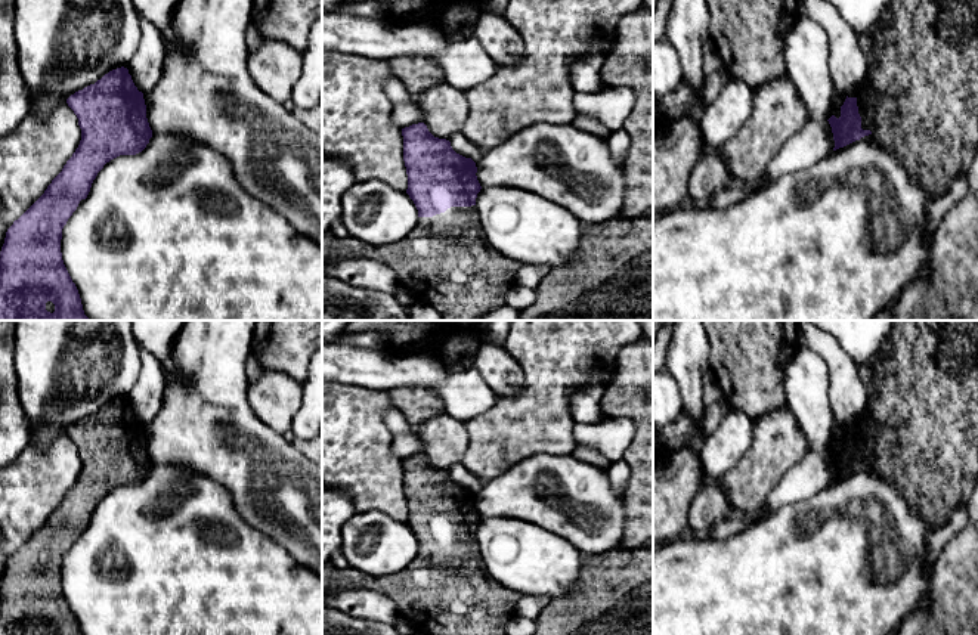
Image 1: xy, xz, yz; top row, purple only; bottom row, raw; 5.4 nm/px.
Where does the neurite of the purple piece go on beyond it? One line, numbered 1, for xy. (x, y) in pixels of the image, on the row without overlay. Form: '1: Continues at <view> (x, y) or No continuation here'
1: No continuation here

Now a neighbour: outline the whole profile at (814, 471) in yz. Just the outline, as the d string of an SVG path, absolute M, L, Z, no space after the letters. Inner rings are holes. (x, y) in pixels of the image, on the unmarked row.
M826 449L810 450L789 468L770 492L765 507L773 512L784 505L808 499L833 483L835 471Z

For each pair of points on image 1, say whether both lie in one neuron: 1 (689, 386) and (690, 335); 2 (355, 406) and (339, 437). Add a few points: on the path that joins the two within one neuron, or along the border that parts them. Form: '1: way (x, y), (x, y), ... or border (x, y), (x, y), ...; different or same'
1: way (689, 374), (689, 347); same
2: way (353, 414), (339, 430); same

